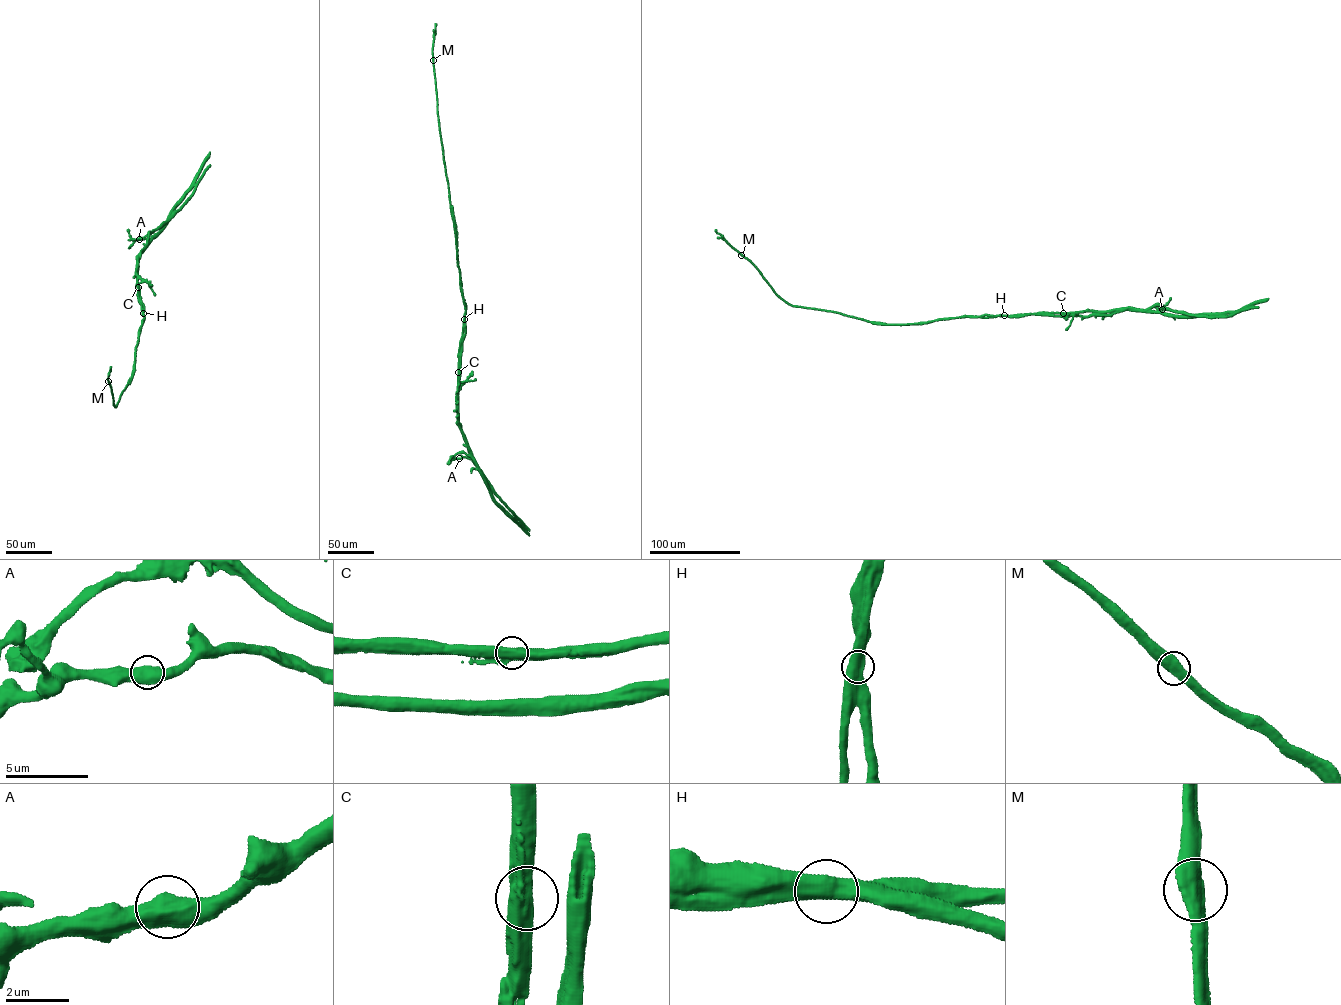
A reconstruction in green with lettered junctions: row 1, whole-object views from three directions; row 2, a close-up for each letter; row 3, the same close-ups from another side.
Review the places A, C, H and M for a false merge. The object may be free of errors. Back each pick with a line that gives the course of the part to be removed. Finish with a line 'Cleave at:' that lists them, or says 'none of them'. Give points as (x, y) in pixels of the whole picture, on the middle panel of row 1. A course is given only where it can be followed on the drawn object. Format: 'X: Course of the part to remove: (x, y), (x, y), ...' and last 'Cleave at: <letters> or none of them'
H: Course of the part to remove: (464, 319), (458, 422), (473, 462), (495, 494), (529, 531)
Cleave at: H

